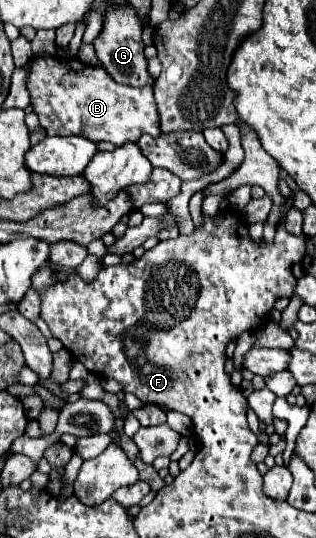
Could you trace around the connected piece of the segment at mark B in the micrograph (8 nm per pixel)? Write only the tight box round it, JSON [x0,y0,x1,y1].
[26,55,160,147]

